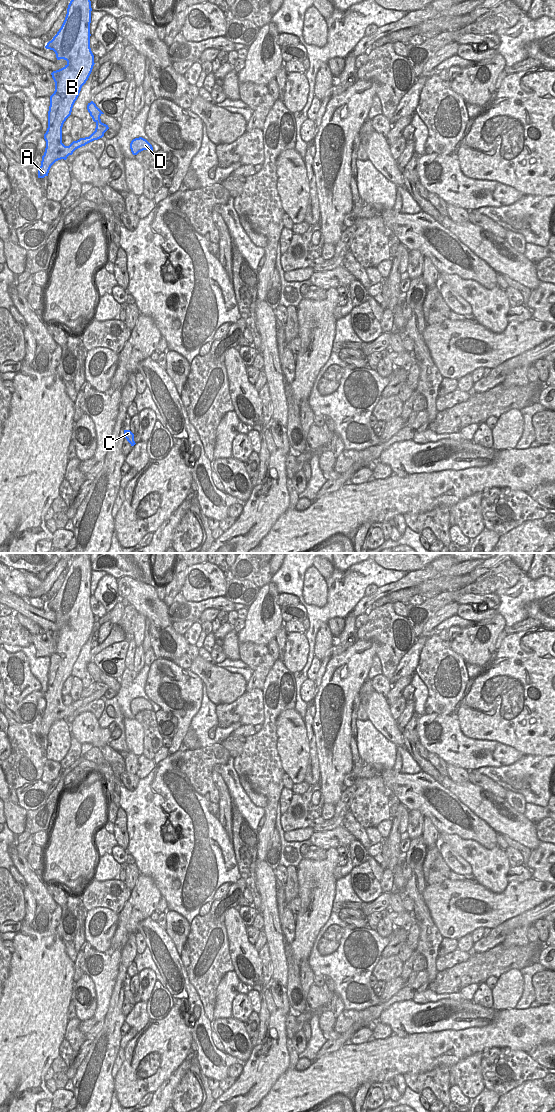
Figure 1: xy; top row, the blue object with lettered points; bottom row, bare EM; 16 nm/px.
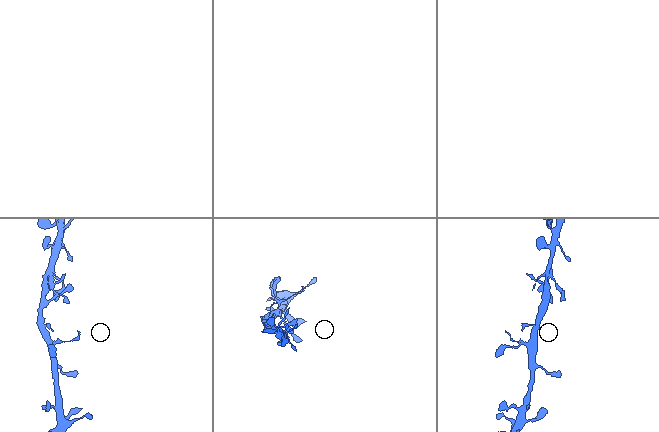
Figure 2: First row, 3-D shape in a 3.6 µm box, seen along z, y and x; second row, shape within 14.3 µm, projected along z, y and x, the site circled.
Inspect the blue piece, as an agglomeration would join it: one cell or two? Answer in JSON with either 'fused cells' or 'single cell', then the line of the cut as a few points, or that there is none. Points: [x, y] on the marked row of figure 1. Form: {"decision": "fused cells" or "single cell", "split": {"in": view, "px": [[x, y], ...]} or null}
{"decision": "single cell", "split": null}

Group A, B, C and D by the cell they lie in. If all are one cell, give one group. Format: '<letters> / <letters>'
A B C D

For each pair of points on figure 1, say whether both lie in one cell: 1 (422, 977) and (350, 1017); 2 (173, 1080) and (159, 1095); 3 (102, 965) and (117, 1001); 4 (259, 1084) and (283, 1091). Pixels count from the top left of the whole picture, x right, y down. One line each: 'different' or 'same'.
1: same
2: same
3: different
4: different

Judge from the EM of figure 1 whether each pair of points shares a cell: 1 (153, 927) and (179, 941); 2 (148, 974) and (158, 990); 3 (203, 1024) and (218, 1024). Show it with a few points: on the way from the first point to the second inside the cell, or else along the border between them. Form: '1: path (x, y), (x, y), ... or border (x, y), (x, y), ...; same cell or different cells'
1: border (165, 930), (180, 955); different cells
2: border (156, 979), (147, 1002); different cells
3: border (211, 1022), (212, 1030); different cells

